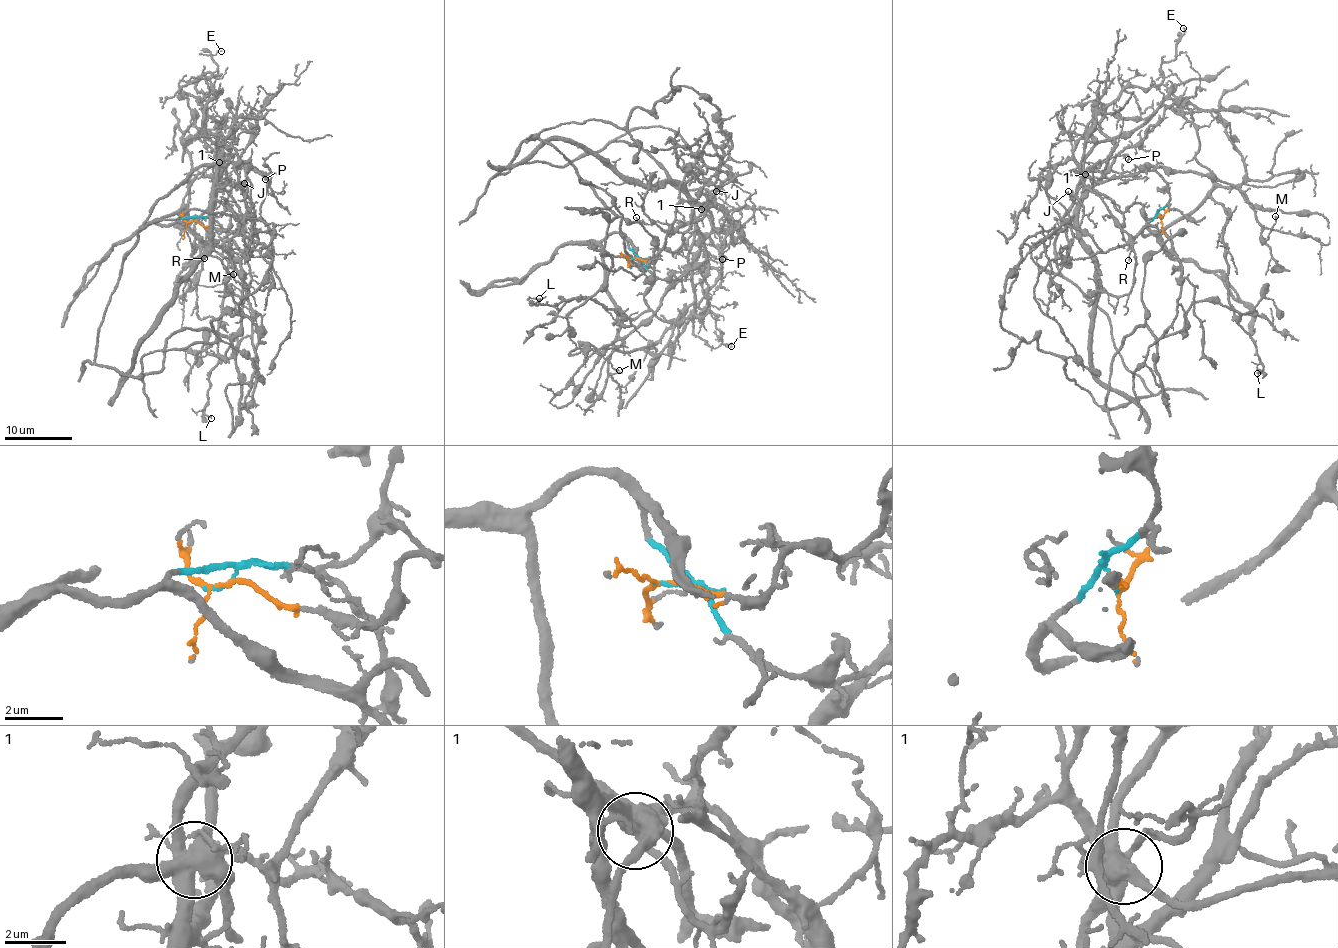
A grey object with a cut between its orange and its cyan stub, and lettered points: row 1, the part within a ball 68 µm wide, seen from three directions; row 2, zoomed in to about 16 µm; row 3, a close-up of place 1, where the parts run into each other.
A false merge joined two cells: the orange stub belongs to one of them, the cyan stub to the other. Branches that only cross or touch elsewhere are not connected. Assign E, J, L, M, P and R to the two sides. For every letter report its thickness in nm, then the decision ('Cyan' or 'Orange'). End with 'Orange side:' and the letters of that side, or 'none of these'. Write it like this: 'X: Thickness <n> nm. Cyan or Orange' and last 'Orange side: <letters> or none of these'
E: Thickness 70 nm. Orange
J: Thickness 100 nm. Orange
L: Thickness 120 nm. Cyan
M: Thickness 130 nm. Cyan
P: Thickness 150 nm. Orange
R: Thickness 80 nm. Orange
Orange side: E, J, P, R

